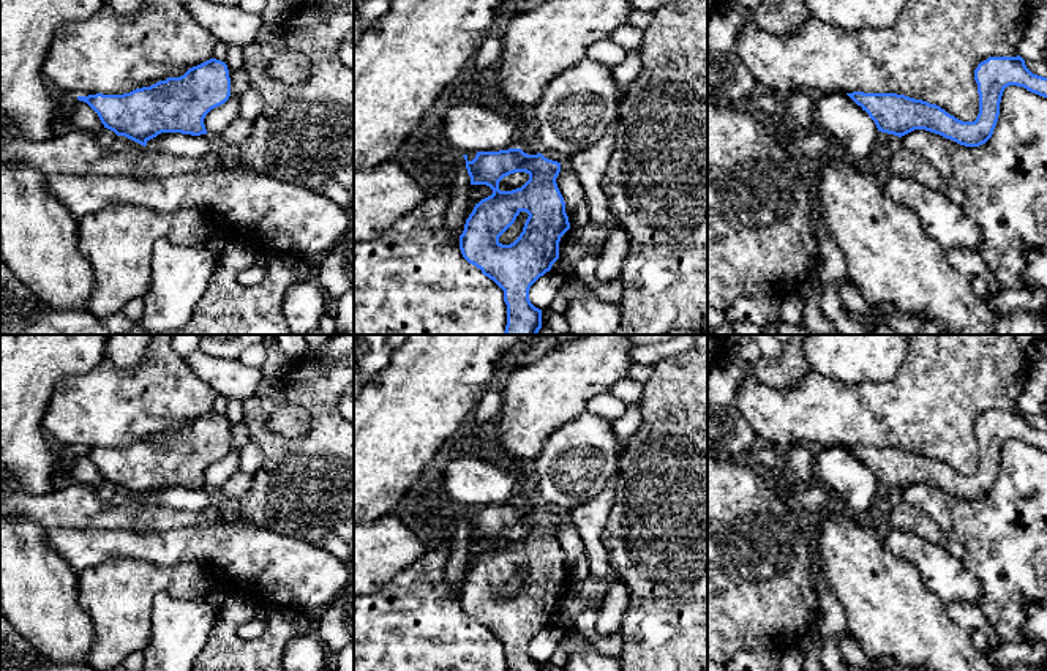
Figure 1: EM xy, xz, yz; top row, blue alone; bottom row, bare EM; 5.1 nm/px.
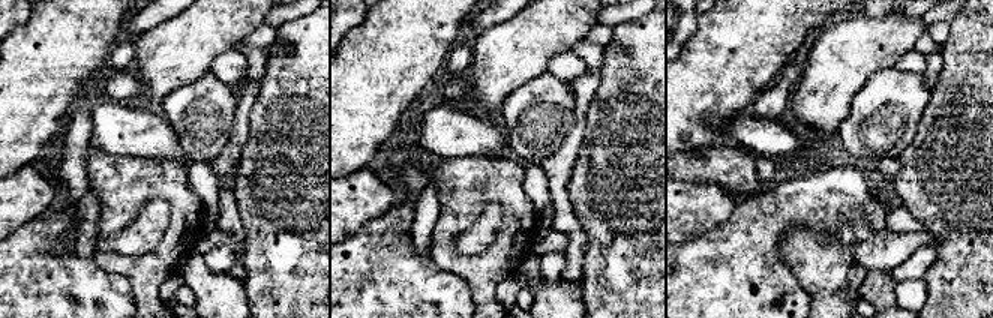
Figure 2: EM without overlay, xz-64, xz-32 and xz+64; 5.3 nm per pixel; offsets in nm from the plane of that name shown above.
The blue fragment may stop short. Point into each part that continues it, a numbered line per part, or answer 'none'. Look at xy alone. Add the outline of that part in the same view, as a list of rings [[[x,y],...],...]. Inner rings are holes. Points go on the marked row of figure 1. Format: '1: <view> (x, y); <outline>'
none

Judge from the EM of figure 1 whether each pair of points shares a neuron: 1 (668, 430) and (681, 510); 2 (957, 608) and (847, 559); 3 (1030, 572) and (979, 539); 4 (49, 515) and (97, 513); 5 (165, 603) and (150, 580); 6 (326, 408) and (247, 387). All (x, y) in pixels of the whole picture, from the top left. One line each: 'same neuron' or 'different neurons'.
1: same neuron
2: different neurons
3: same neuron
4: same neuron
5: different neurons
6: different neurons

